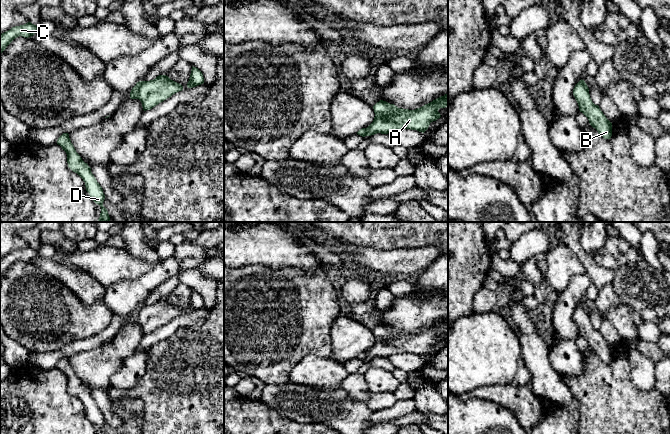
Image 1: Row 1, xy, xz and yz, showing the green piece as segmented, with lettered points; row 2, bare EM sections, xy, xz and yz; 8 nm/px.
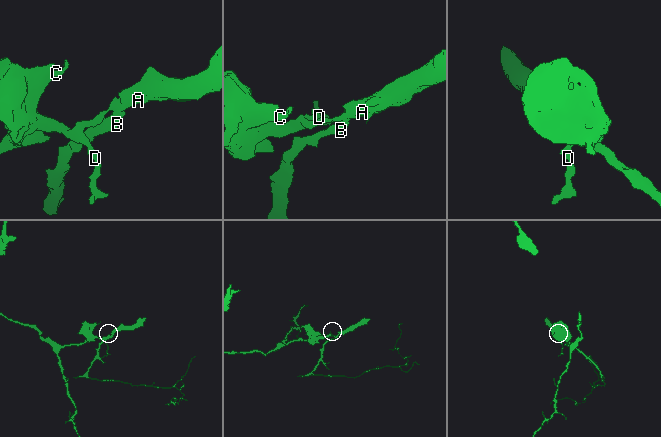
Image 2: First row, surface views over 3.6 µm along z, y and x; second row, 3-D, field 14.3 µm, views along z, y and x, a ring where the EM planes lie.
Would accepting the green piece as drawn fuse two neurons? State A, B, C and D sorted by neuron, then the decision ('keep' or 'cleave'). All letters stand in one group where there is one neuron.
groups A B / C D; cleave

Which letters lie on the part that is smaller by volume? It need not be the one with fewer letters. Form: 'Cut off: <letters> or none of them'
Cut off: A, B

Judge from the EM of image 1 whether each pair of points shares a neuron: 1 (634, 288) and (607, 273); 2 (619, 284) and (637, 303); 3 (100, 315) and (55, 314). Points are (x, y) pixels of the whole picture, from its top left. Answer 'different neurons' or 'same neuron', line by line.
1: different neurons
2: same neuron
3: same neuron

